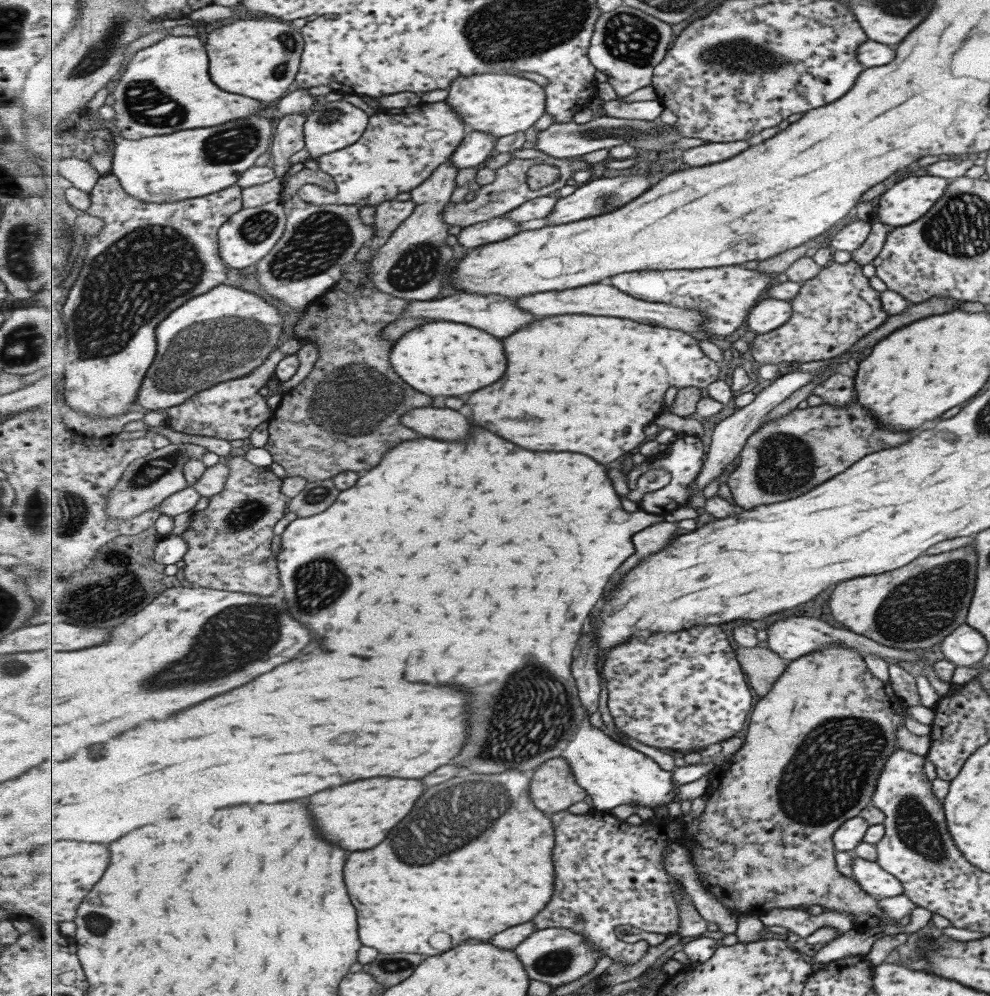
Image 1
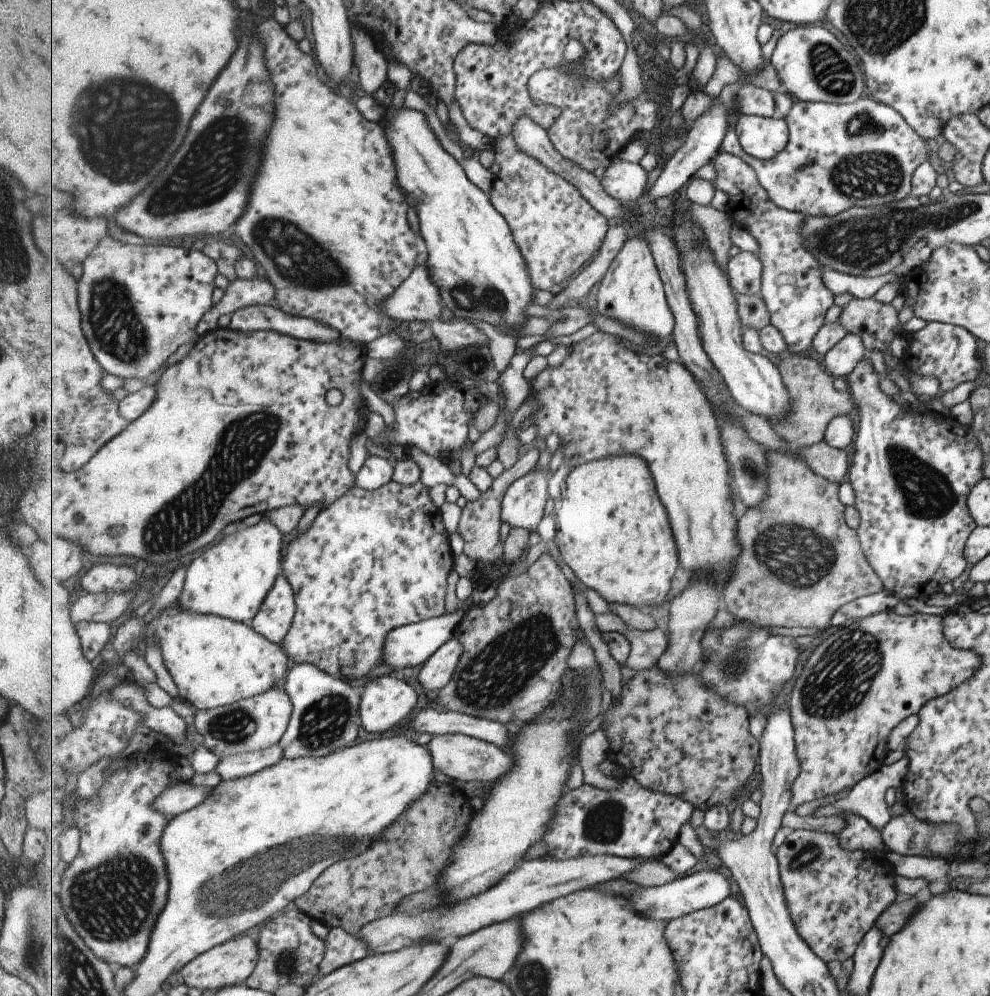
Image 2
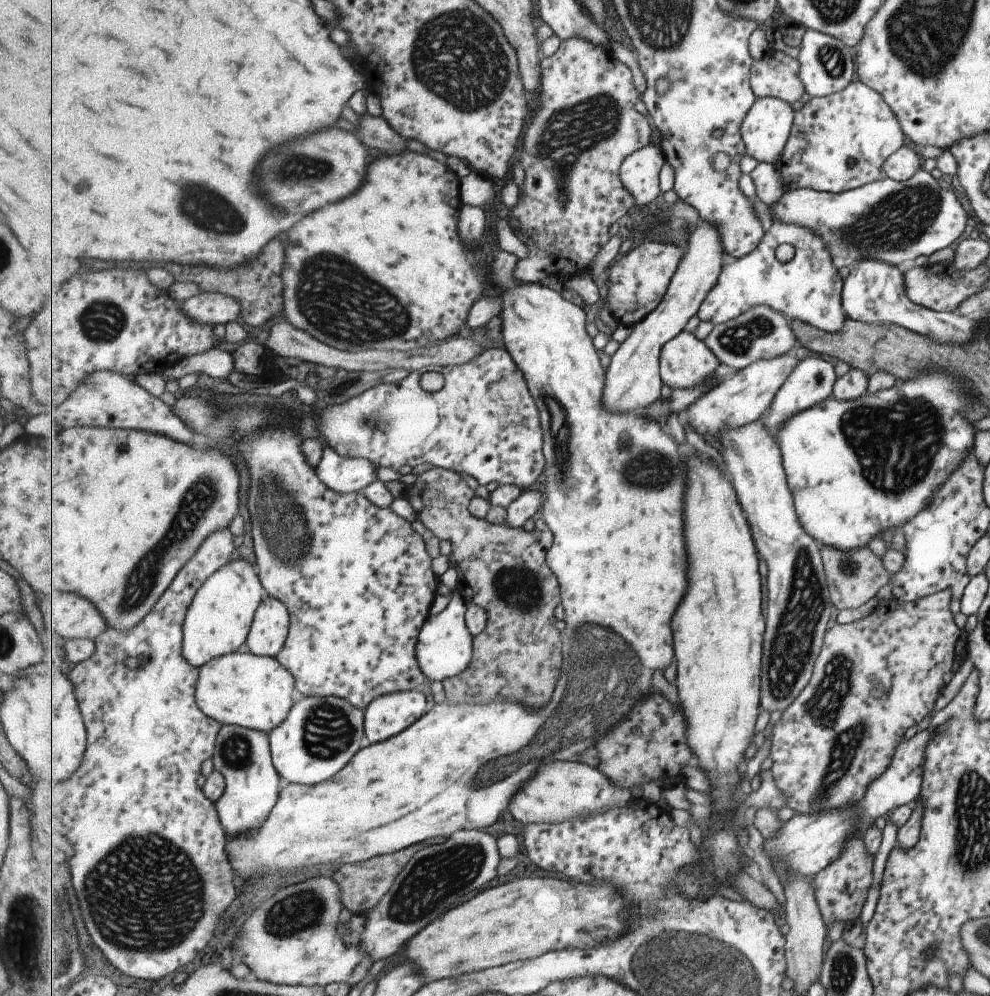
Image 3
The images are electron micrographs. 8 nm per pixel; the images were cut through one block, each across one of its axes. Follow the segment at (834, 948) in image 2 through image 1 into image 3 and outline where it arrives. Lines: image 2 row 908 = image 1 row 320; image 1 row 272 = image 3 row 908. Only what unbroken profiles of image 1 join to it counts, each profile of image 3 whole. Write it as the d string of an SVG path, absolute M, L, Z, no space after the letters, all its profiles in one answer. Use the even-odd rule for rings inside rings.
M855 832L853 838L845 844L845 850L837 856L835 862L829 862L829 866L817 872L811 880L811 888L815 894L815 902L819 906L819 913L826 928L830 928L835 922L844 922L845 924L855 920L860 916L861 908L865 902L867 891L872 878L872 862L874 856L869 856L861 836Z

